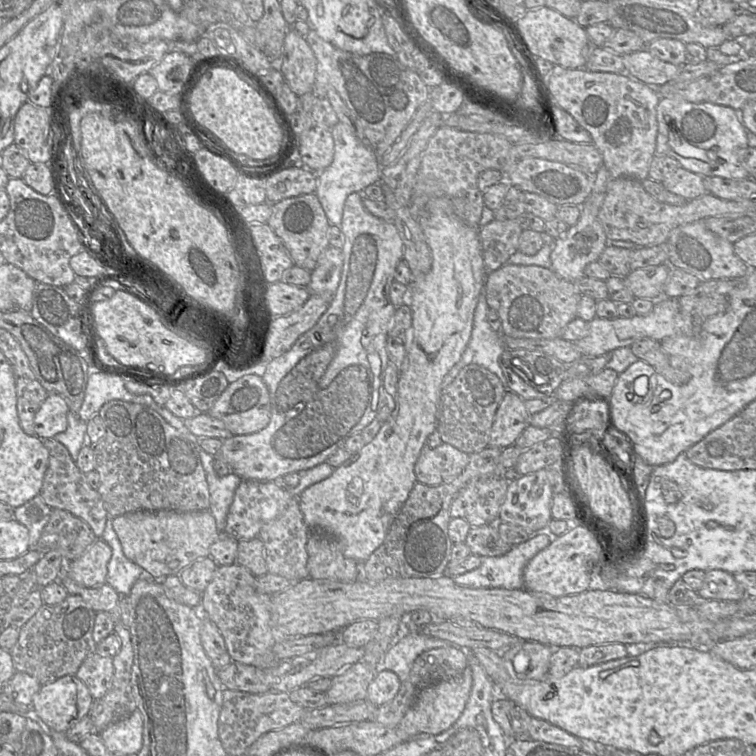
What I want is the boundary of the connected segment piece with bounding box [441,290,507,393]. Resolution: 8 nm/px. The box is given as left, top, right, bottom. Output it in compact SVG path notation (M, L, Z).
M484 290L479 297L474 311L470 340L460 360L443 378L441 393L454 381L459 371L469 364L478 364L485 367L493 372L505 387L507 386L499 363L500 357L506 350L506 347L502 339L501 331L494 331L487 320L488 309L489 306Z

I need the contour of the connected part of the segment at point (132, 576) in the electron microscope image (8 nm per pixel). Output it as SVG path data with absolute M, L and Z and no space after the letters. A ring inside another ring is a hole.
M108 514L108 520L102 537L112 550L111 559L108 562L106 583L112 586L119 595L130 594L130 591L139 579L152 581L154 578L143 568L129 560L123 550L116 532L112 526L112 518Z

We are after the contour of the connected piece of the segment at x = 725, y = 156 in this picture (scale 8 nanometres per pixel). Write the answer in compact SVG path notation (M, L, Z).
M660 98L660 101L656 109L656 117L657 117L657 123L658 123L658 130L657 130L655 154L670 156L676 159L680 163L681 167L693 173L699 174L701 176L717 176L717 177L722 177L726 179L749 178L749 173L742 165L742 150L746 149L749 146L747 135L746 135L747 129L743 125L738 111L727 106L716 105L710 102L692 103L692 102L685 101L683 98Z

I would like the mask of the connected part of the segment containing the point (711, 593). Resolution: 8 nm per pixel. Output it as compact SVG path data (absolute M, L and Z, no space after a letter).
M719 569L705 572L705 578L697 594L702 599L722 601L740 601L747 596L733 574Z

